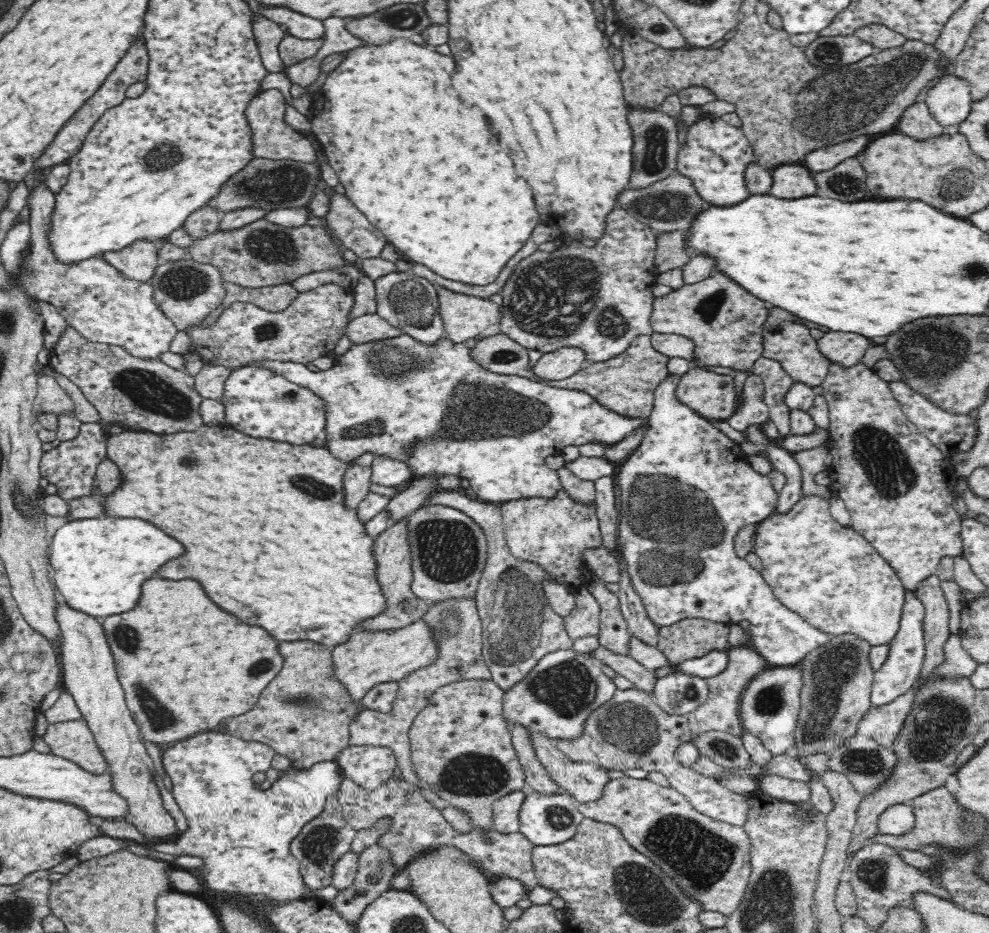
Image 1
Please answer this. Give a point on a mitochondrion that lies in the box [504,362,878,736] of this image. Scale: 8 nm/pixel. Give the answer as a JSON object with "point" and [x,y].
{"point":[678,527]}

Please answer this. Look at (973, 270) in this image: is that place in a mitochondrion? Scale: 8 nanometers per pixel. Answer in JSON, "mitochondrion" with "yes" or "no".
{"mitochondrion":"yes"}

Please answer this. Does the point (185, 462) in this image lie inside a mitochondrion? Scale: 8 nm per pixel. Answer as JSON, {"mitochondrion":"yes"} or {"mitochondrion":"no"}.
{"mitochondrion":"yes"}

